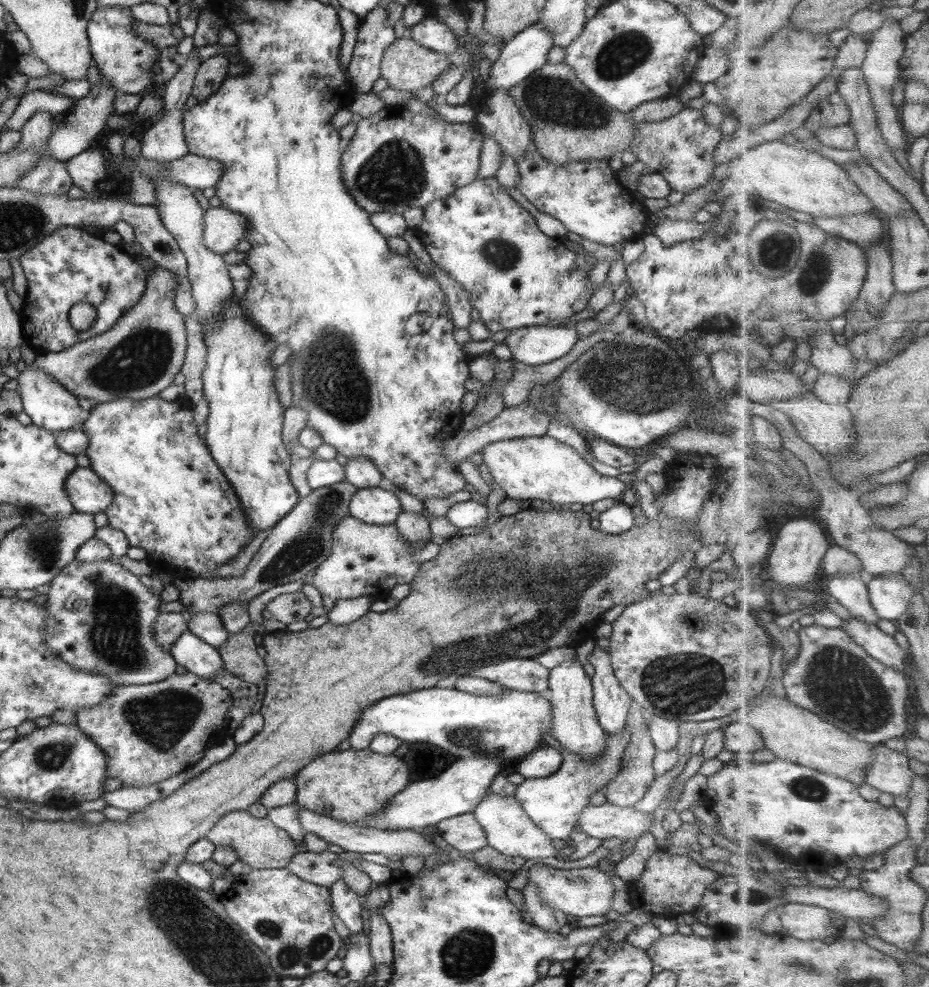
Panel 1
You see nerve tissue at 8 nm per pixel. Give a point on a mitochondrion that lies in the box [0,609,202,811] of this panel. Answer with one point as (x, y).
(48, 758)

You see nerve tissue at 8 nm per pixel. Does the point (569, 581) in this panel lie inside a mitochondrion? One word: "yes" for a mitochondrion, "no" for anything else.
yes

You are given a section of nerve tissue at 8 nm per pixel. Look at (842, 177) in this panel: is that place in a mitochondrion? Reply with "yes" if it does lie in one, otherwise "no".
no

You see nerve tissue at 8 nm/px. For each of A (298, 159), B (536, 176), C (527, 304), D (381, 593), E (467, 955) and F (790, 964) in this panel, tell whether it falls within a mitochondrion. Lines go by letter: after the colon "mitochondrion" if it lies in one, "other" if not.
A: other
B: other
C: other
D: other
E: mitochondrion
F: mitochondrion

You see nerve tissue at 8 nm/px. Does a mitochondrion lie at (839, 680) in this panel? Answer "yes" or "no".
yes

